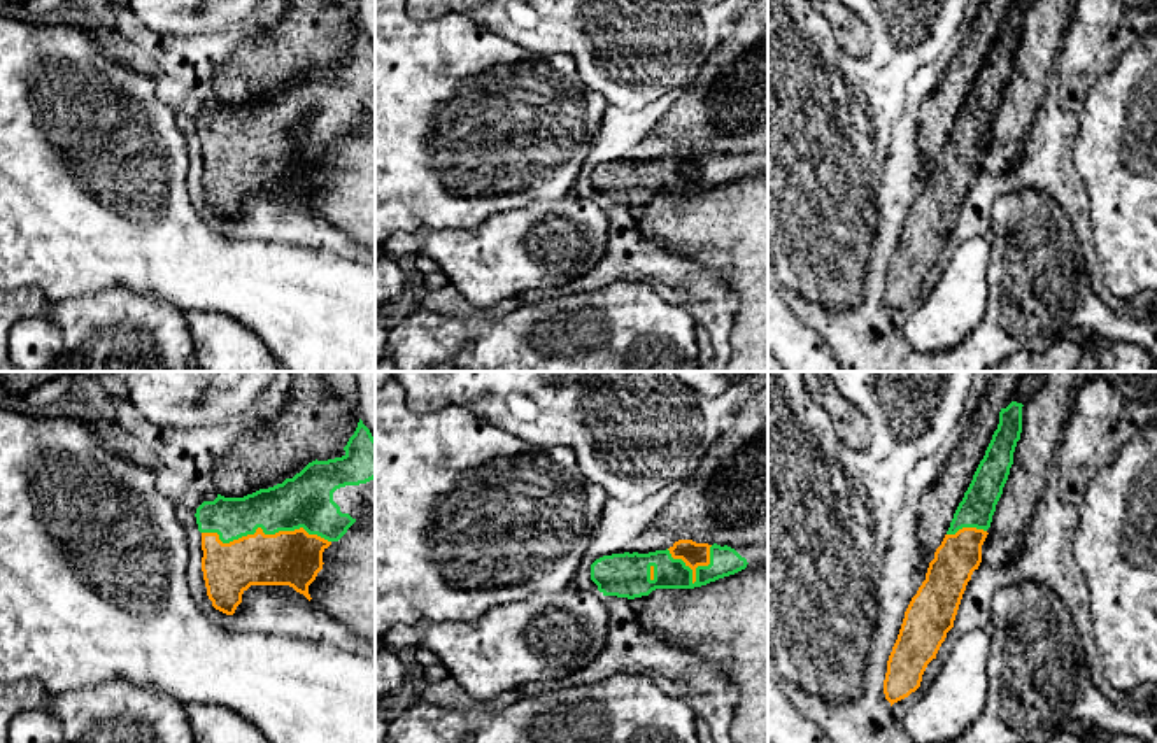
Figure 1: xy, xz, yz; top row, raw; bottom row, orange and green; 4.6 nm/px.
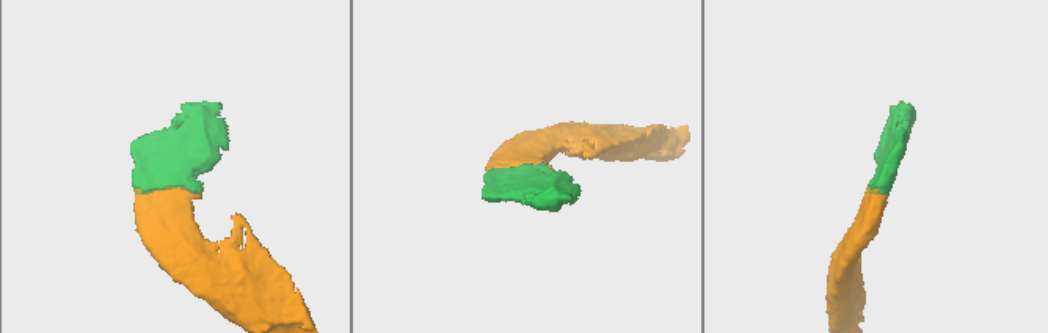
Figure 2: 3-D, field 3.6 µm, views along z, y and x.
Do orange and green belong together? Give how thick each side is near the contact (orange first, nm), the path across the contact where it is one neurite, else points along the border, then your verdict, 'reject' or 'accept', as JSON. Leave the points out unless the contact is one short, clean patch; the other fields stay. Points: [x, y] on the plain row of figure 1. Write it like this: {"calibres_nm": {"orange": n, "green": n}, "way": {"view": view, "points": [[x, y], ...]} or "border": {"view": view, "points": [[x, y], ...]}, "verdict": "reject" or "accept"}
{"calibres_nm": {"orange": 260, "green": 240}, "verdict": "accept"}

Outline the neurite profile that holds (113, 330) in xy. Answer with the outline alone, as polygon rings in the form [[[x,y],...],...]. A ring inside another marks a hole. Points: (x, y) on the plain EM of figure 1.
[[[112,284],[63,301],[51,301],[37,287],[0,289],[0,372],[19,372],[9,356],[12,326],[32,315],[49,314],[61,328],[63,349],[44,372],[189,372],[195,343],[184,314],[161,296]]]

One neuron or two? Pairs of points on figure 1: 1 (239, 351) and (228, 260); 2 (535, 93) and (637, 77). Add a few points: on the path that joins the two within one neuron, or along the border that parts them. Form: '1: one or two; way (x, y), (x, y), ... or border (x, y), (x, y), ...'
1: two; border (195, 311), (218, 311), (237, 319), (267, 347)
2: two; border (561, 51), (574, 60), (579, 76), (609, 104)

